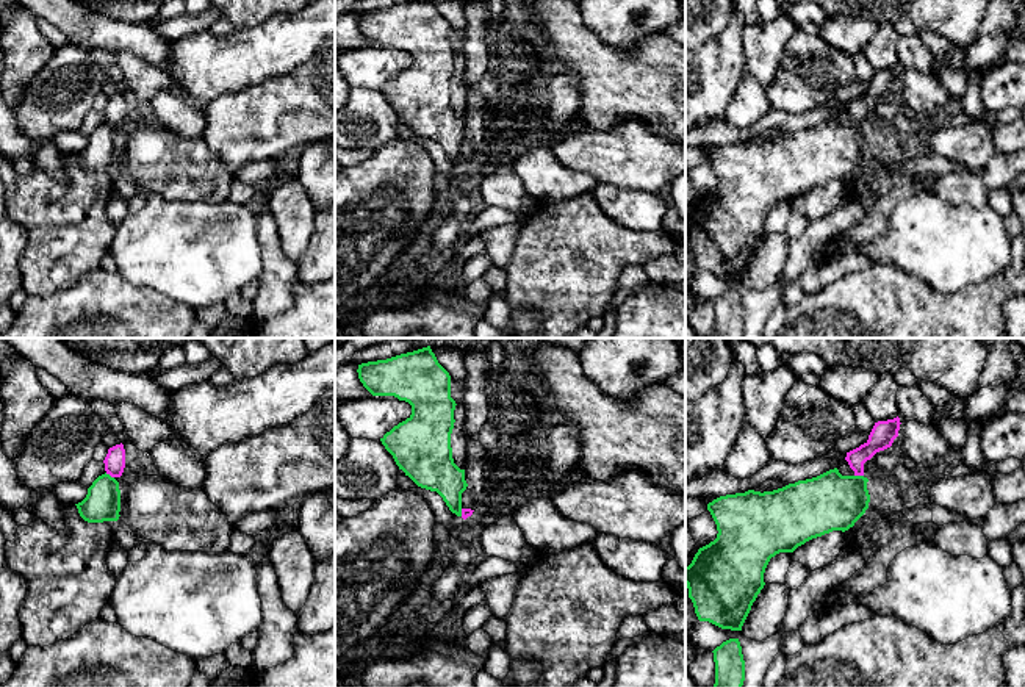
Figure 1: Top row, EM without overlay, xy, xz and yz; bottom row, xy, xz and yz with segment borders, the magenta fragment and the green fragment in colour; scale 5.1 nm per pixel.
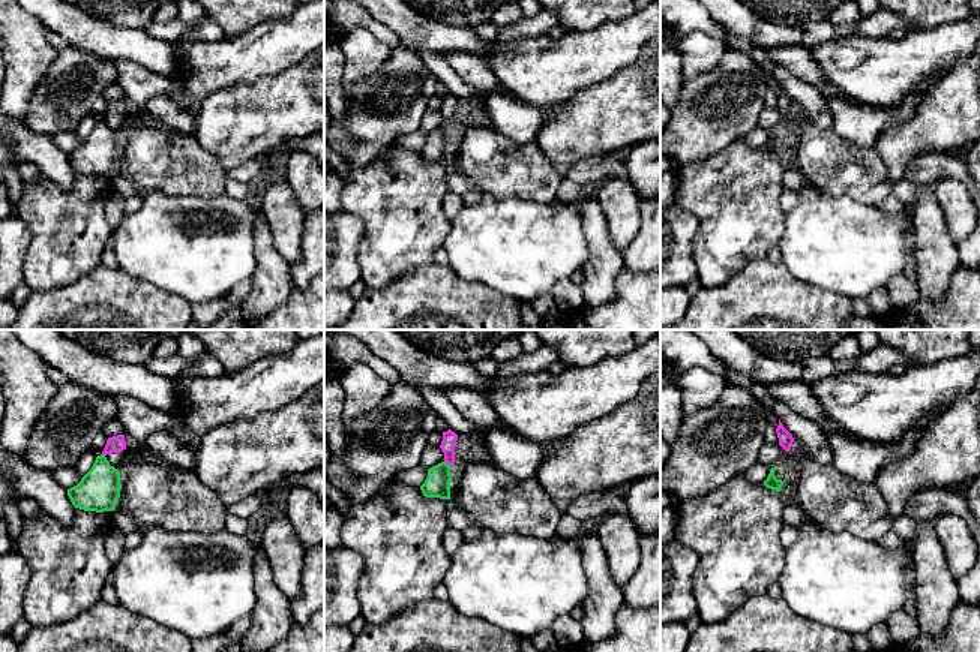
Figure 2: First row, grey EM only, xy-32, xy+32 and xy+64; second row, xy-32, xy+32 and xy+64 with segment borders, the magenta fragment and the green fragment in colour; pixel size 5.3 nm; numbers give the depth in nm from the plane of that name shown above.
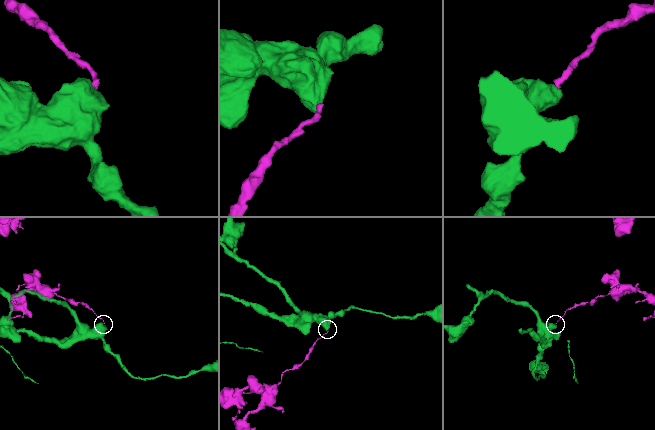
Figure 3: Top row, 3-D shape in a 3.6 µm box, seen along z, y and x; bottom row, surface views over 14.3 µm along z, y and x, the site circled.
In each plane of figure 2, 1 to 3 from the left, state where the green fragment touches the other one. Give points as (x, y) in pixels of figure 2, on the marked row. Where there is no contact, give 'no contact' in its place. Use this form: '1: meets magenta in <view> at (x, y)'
1: no contact
2: meets magenta in xy+32 at (447, 463)
3: no contact

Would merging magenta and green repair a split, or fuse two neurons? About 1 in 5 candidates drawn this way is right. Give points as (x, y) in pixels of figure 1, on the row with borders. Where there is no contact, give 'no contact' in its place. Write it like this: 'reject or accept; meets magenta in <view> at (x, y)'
reject; meets magenta in yz at (859, 474)

